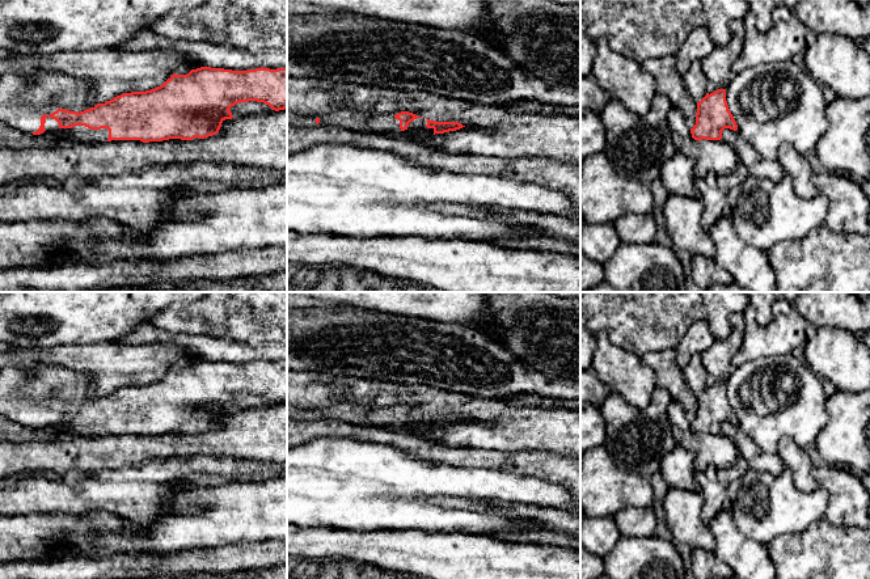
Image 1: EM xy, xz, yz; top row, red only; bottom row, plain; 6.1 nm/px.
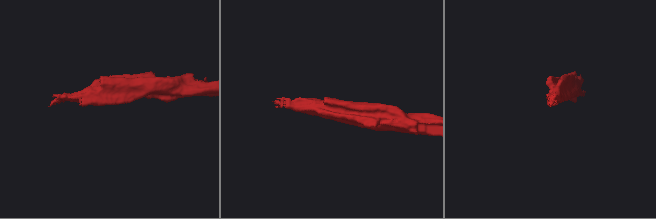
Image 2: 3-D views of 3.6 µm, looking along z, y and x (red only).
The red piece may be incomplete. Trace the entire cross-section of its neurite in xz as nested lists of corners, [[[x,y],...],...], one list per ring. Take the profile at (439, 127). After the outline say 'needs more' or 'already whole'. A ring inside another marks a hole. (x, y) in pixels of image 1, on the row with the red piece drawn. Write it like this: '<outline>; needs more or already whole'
[[[427,119],[426,127],[432,128],[434,135],[435,135],[435,134],[444,134],[444,132],[449,132],[449,131],[456,131],[456,130],[460,130],[465,126],[463,126],[459,122],[435,122],[435,121]]]; already whole

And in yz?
[[[694,60],[683,79],[688,93],[697,102],[696,124],[690,128],[694,140],[721,140],[725,128],[738,130],[727,106],[726,89],[718,89],[713,93],[706,90],[706,77],[701,60]]]; needs more

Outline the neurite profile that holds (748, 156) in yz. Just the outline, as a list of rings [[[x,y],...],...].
[[[725,128],[722,131],[722,140],[734,149],[751,176],[773,182],[778,182],[784,177],[785,172],[781,164],[777,160],[764,160],[738,131]]]

